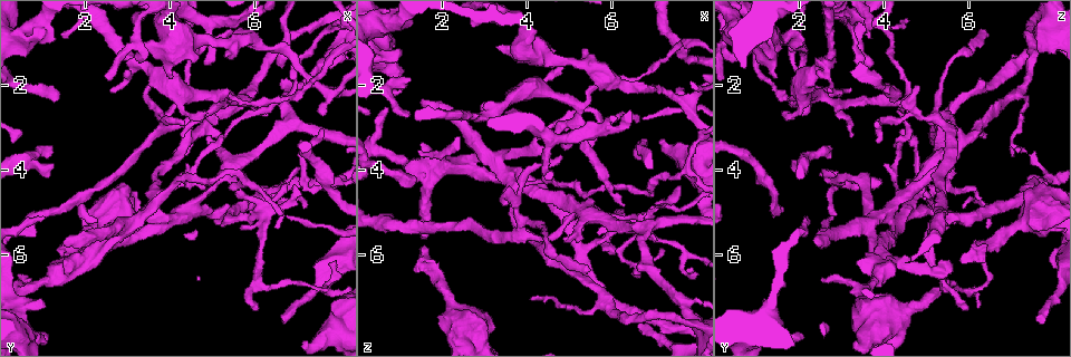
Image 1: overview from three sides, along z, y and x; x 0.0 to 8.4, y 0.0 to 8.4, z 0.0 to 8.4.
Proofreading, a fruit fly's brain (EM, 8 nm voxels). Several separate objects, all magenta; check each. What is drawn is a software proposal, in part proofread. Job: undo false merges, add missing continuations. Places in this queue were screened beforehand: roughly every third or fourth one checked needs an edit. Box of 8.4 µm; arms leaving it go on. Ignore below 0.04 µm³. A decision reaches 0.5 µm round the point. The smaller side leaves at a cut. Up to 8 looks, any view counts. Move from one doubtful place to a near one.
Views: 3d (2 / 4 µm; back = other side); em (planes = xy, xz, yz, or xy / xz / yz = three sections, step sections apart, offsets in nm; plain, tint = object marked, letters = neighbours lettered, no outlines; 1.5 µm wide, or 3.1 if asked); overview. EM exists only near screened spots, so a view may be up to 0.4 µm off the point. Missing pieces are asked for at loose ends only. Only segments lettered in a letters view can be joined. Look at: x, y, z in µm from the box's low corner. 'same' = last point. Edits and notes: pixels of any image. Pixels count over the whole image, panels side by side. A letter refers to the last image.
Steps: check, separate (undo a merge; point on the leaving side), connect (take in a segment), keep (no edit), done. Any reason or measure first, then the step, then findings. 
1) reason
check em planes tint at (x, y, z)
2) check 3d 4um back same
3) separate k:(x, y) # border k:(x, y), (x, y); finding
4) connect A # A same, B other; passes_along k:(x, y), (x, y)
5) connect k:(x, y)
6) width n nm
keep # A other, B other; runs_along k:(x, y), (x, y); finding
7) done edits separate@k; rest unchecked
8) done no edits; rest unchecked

check 3d 2um at (7.55, 2.70, 2.05)

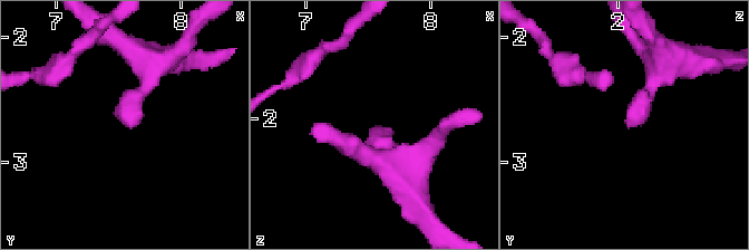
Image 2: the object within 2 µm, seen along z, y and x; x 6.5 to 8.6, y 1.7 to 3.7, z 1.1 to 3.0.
check em yz step 4 letters at (7.54, 2.72, 2.08)

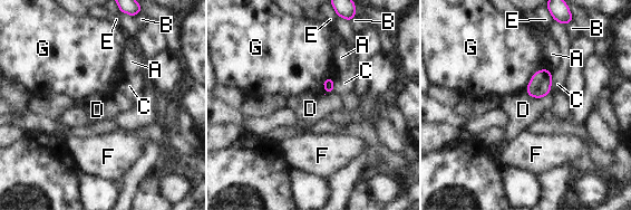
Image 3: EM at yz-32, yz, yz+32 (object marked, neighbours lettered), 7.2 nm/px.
check em planes letters same

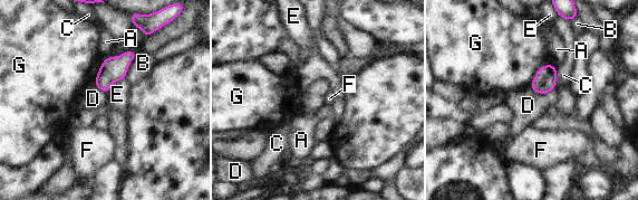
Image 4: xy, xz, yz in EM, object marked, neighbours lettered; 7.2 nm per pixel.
longest_contact G 220 nm
keep # A other, B other, C other, D other, E other, F other, G other; none of them fits

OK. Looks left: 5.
thin end
check 3d 4um at (4.85, 1.50, 3.45)

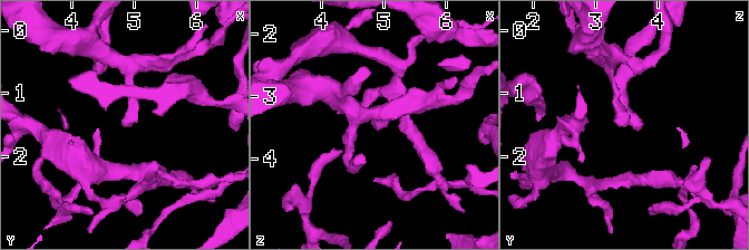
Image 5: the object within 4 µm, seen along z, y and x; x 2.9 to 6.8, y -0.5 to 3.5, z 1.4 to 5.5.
check em 3.1um yz step 8 letters at (4.85, 1.50, 3.45)

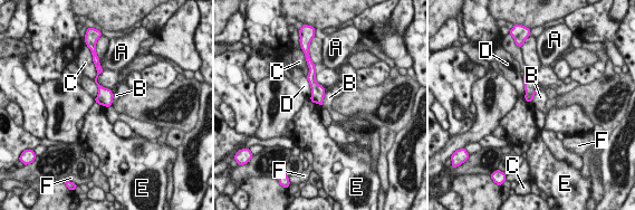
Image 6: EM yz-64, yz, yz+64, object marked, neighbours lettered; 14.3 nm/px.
keep # A other, B other, C other, D other, E other, F other; border 6:(96, 67), (96, 76), (93, 79); no lettered segment goes on from it

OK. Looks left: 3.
touches itself
check 3d 2um back at (6.15, 4.85, 5.10)

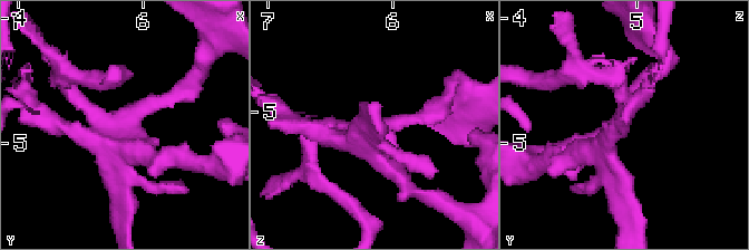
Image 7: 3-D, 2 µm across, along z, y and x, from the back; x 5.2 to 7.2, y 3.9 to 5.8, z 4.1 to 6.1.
now the EM
check em planes tint at (6.10, 4.86, 5.18)

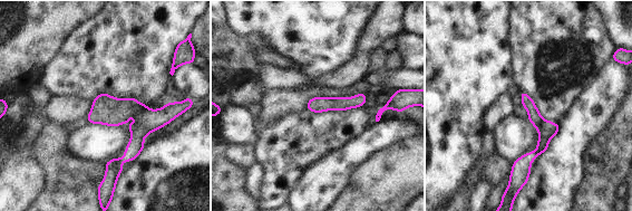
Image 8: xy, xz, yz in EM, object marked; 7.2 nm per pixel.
check em planes letters same

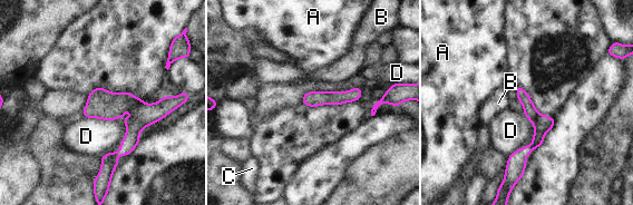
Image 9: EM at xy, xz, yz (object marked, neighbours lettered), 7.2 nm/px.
width 90 nm
separate 9:(529, 110) # A other, B other, C other, D other; border 9:(538, 114), (535, 127), (544, 135); a second neuron is stuck on

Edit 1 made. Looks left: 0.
done edits separate@9; rest unchecked

